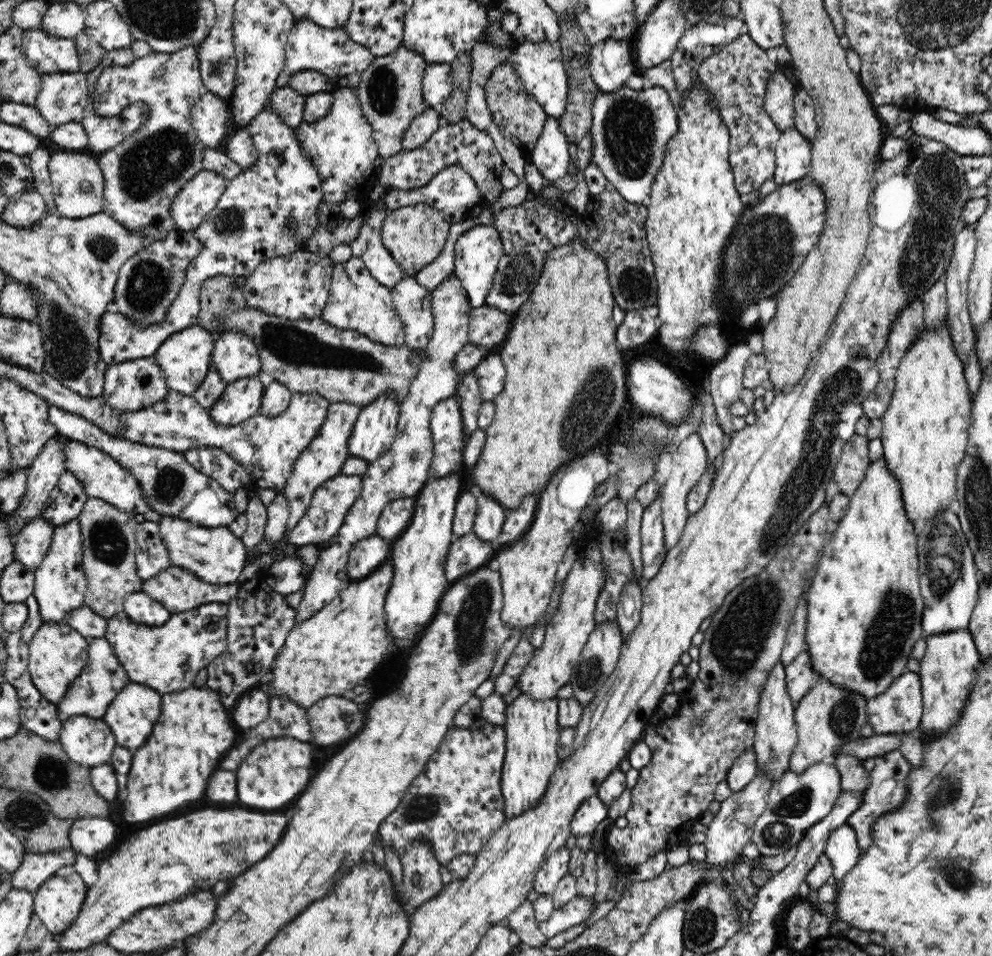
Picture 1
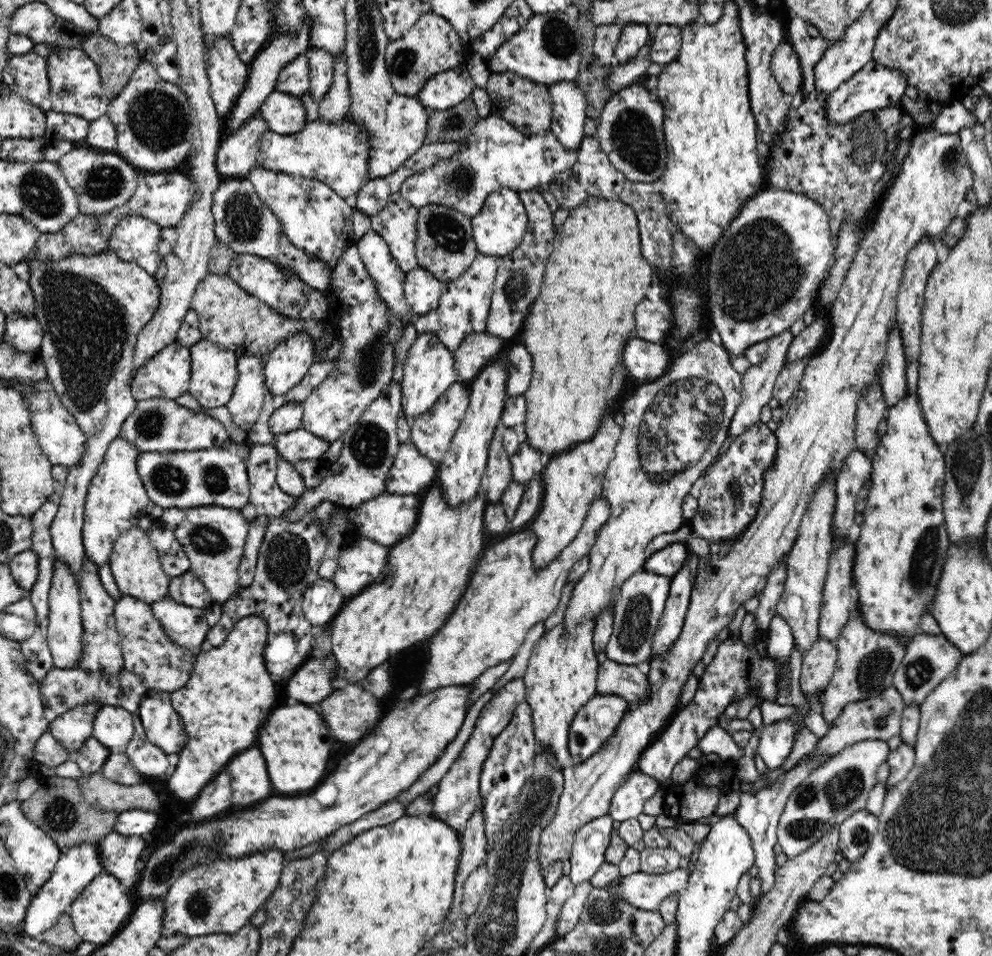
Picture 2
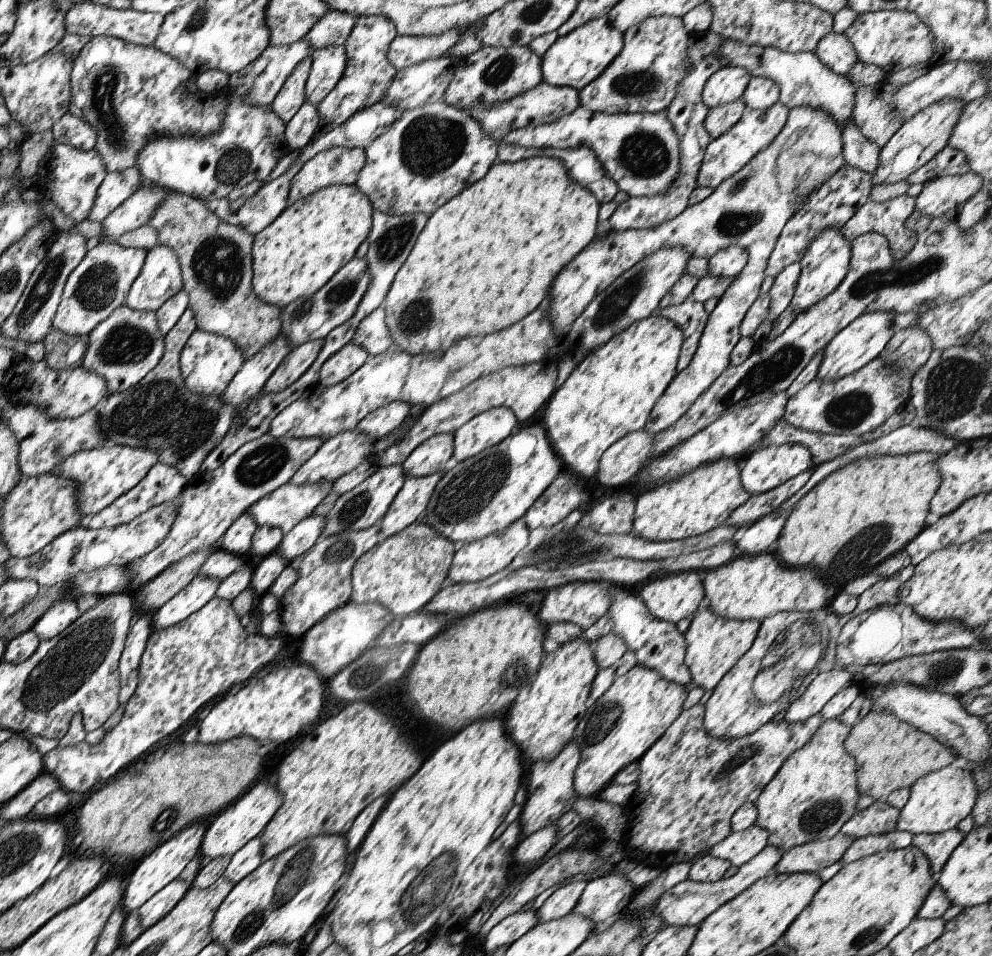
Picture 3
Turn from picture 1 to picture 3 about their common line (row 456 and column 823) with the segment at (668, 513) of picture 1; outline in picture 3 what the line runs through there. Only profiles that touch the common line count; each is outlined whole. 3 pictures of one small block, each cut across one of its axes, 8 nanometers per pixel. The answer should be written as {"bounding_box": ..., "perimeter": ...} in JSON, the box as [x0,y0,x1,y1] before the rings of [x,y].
{"bounding_box":[785,668,852,723],"perimeter":[[[844,668],[818,672],[810,681],[804,694],[789,704],[785,718],[789,723],[800,722],[818,714],[824,705],[852,680]]]}

